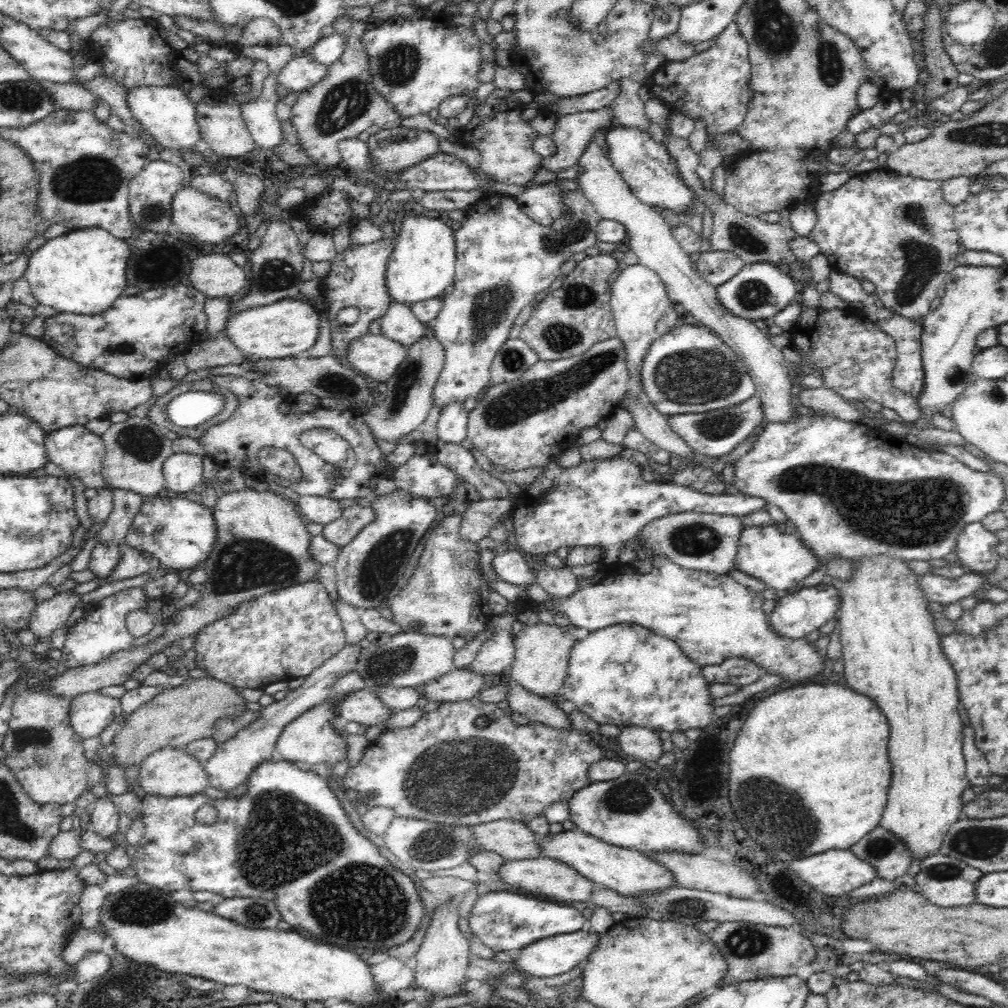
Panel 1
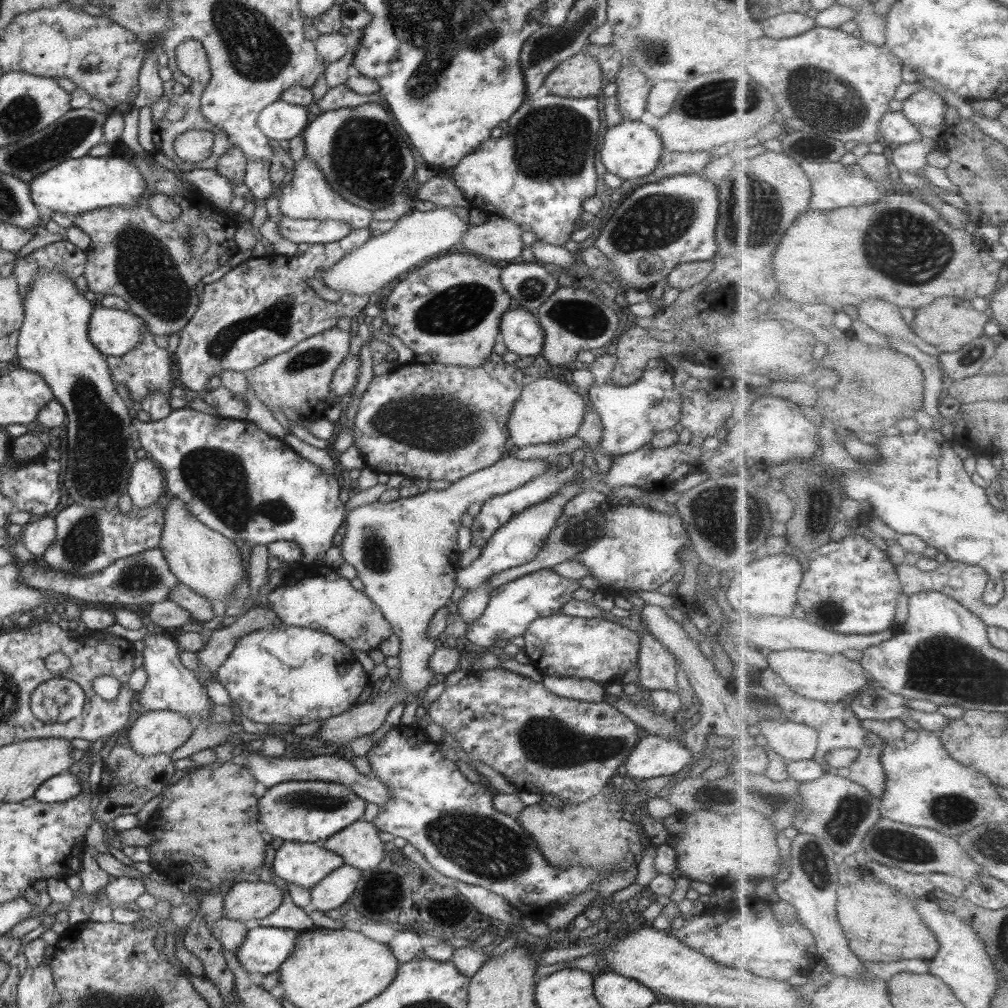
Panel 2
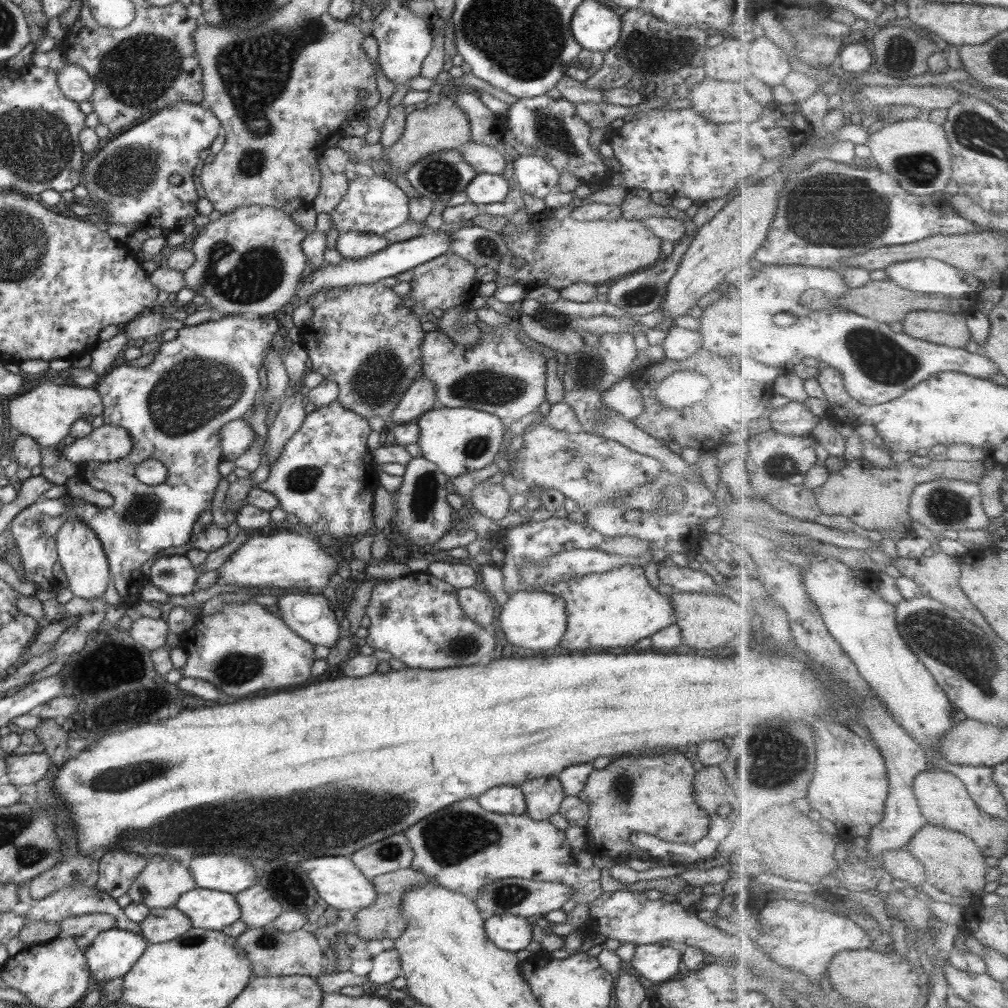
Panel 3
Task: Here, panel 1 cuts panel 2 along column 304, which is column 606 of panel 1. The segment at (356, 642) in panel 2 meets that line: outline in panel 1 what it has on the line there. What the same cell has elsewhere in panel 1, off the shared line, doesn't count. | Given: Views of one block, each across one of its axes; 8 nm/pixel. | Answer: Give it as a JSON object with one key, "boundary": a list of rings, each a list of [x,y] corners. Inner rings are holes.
{"boundary":[[[650,555],[652,557],[653,569],[649,574],[640,574],[637,572],[635,567],[630,563],[623,564],[621,562],[612,563],[610,566],[607,564],[603,564],[599,569],[595,576],[591,577],[586,583],[579,582],[579,587],[574,594],[571,594],[570,598],[554,598],[550,597],[550,601],[548,602],[534,602],[528,601],[523,603],[516,603],[516,613],[517,614],[521,609],[530,609],[533,612],[536,612],[538,608],[544,608],[544,610],[548,610],[551,612],[553,616],[556,616],[558,612],[563,614],[565,618],[570,620],[570,624],[572,626],[576,626],[577,628],[586,628],[590,632],[594,632],[595,630],[600,630],[606,628],[607,626],[614,626],[616,624],[634,624],[638,626],[642,626],[645,629],[650,629],[652,632],[664,637],[669,638],[676,642],[678,647],[682,651],[684,651],[684,655],[688,657],[688,659],[692,660],[692,662],[696,663],[698,666],[706,666],[706,665],[718,665],[721,664],[724,660],[728,658],[746,658],[750,662],[754,662],[756,665],[760,665],[762,669],[766,669],[766,672],[772,674],[780,675],[781,680],[790,680],[790,682],[800,682],[800,680],[808,680],[810,676],[818,676],[818,674],[824,674],[824,668],[826,666],[830,666],[826,655],[818,654],[816,651],[816,647],[814,647],[813,642],[808,642],[805,637],[802,638],[786,638],[785,636],[778,636],[775,633],[775,630],[769,626],[768,617],[764,611],[762,611],[762,603],[764,602],[764,598],[762,594],[755,592],[754,590],[750,590],[748,588],[744,588],[741,586],[736,580],[734,580],[729,575],[720,575],[720,574],[712,574],[708,572],[702,572],[697,570],[688,570],[678,566],[676,563],[670,561],[670,559],[666,557],[660,557],[660,555]]]}

